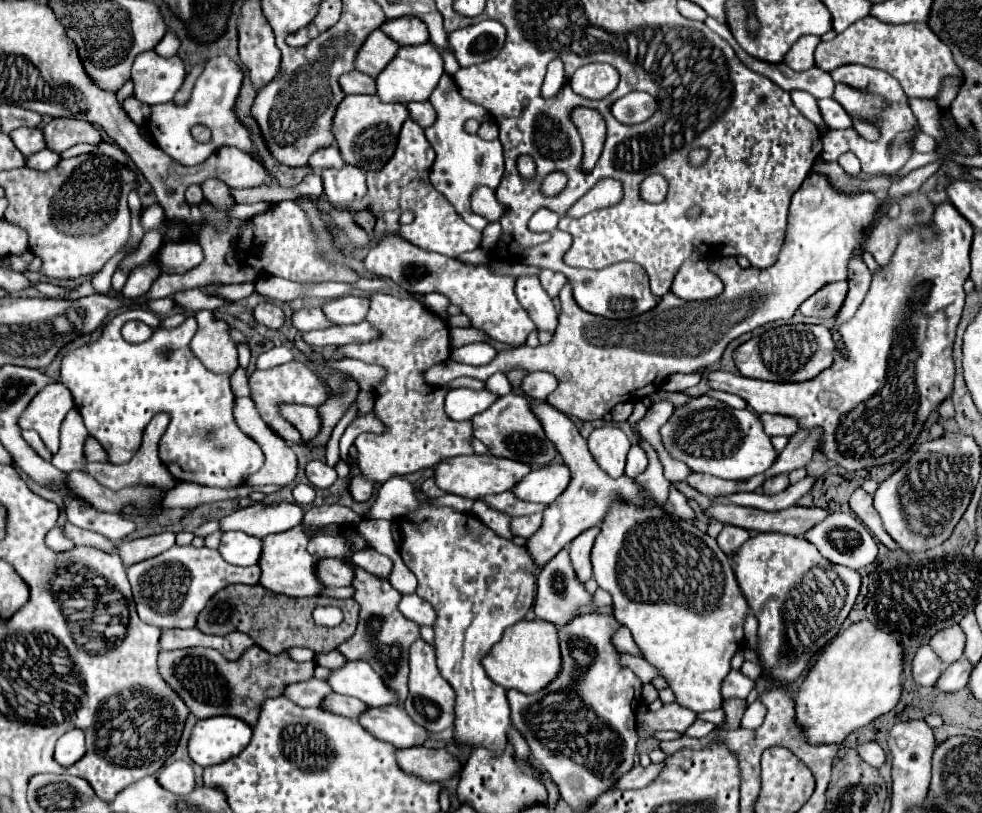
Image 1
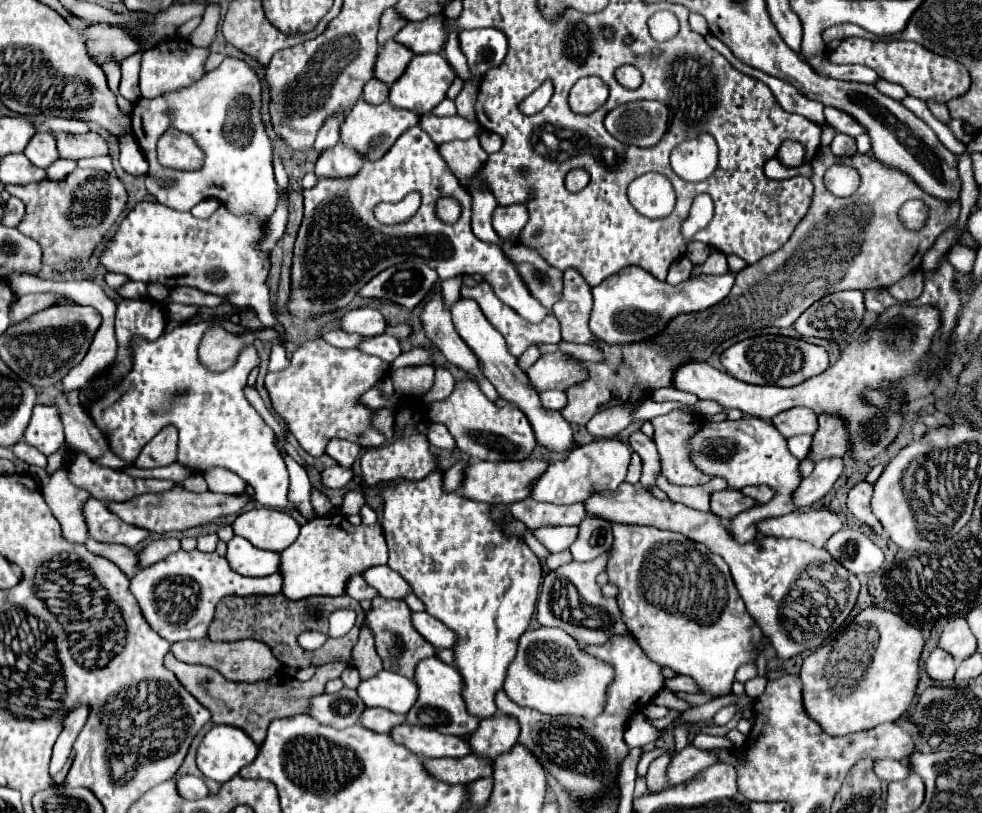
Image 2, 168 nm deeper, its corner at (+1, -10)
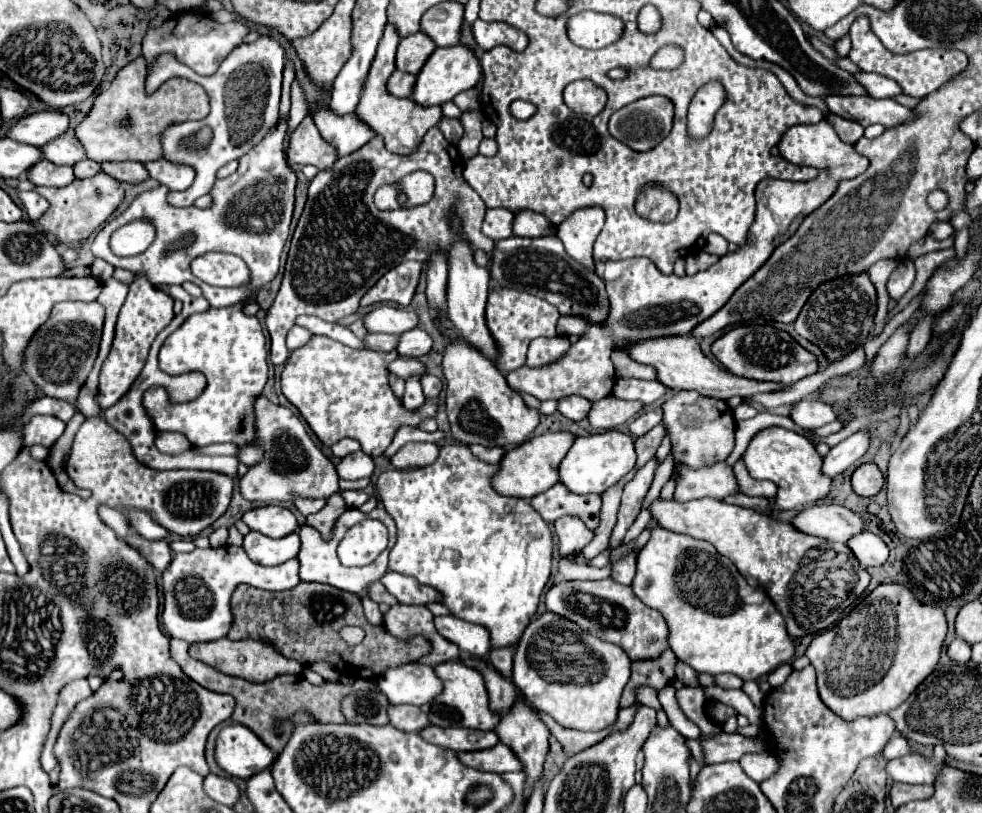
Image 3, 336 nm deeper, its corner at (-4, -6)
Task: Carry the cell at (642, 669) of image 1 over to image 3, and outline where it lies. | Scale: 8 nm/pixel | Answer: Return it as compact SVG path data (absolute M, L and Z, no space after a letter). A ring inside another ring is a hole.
M720 674L720 676L716 676L716 684L722 688L742 688L744 680L738 676L732 676L732 674Z

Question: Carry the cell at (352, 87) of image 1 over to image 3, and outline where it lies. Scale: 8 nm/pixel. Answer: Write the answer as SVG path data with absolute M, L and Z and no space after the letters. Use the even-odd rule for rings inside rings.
M396 70L388 80L388 90L398 98L406 98L406 96L412 96L414 82L416 82L414 74L406 74L406 72Z

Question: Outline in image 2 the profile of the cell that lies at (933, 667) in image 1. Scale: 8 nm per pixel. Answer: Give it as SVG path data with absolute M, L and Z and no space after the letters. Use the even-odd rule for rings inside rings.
M935 648L935 650L929 654L929 658L925 660L925 674L927 674L931 680L935 680L935 682L941 682L941 684L947 682L947 684L949 684L949 682L953 680L955 670L957 670L955 660L953 660L947 652L943 652L943 650L939 650L939 648Z

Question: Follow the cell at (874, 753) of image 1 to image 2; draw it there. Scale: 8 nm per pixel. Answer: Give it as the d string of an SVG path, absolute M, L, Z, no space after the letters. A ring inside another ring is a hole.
M885 758L883 760L875 760L873 770L885 782L907 778L907 766L901 764L901 762L897 762L897 760L891 760L891 758L887 758L887 760Z

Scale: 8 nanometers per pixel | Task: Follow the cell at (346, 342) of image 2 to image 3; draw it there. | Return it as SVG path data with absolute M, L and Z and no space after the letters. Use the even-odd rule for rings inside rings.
M368 334L364 338L366 346L370 350L378 350L378 352L392 352L398 346L398 336L388 336L388 334Z

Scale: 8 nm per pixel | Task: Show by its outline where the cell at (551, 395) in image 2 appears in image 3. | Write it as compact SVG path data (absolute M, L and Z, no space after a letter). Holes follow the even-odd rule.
M572 396L572 398L562 398L562 400L558 400L558 410L560 410L566 418L570 418L570 420L574 420L574 422L584 420L584 418L588 416L588 412L590 412L590 406L592 406L592 402L586 400L586 398L582 398L582 396Z

